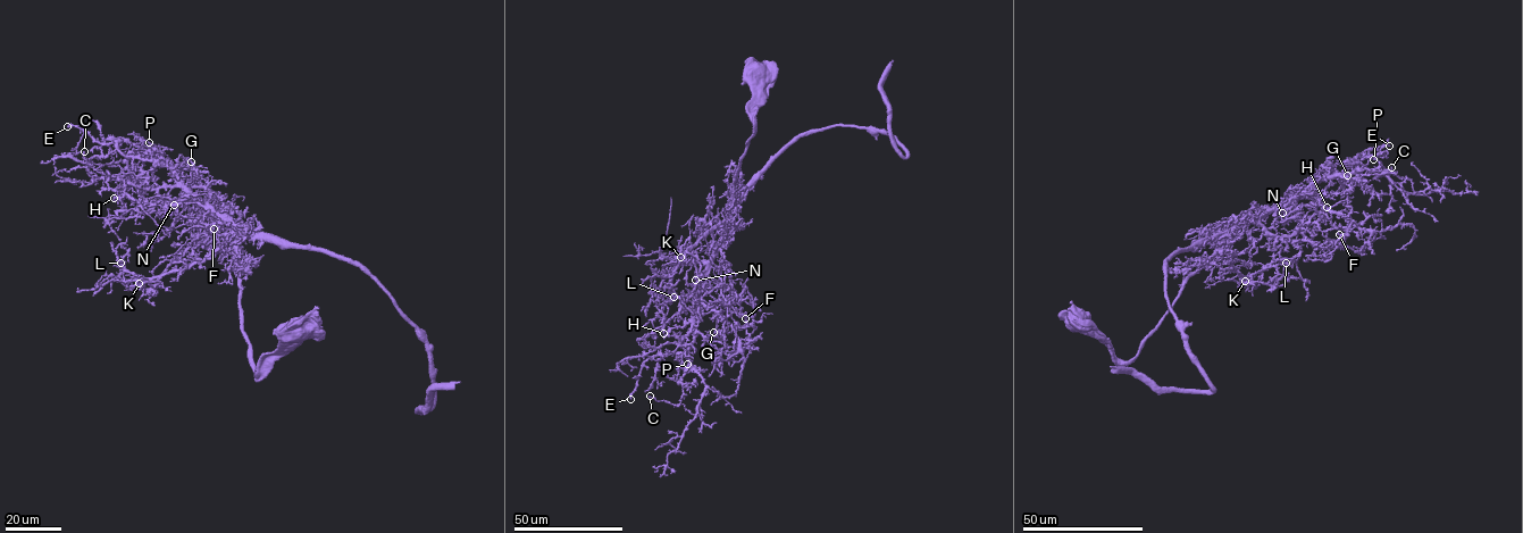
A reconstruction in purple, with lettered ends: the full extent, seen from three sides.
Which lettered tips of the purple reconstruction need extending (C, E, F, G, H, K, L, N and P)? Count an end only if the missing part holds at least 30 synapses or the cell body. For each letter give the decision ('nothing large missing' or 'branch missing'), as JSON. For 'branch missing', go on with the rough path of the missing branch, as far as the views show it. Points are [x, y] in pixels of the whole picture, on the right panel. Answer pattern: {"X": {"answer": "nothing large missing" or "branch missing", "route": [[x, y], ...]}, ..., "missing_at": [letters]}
{"C": {"answer": "nothing large missing"}, "E": {"answer": "branch missing", "route": [[1389, 146], [1422, 138], [1432, 158], [1452, 164]]}, "F": {"answer": "nothing large missing"}, "G": {"answer": "nothing large missing"}, "H": {"answer": "nothing large missing"}, "K": {"answer": "nothing large missing"}, "L": {"answer": "branch missing", "route": [[1286, 263], [1324, 260], [1339, 264]]}, "N": {"answer": "nothing large missing"}, "P": {"answer": "nothing large missing"}, "missing_at": ["E", "L"]}

